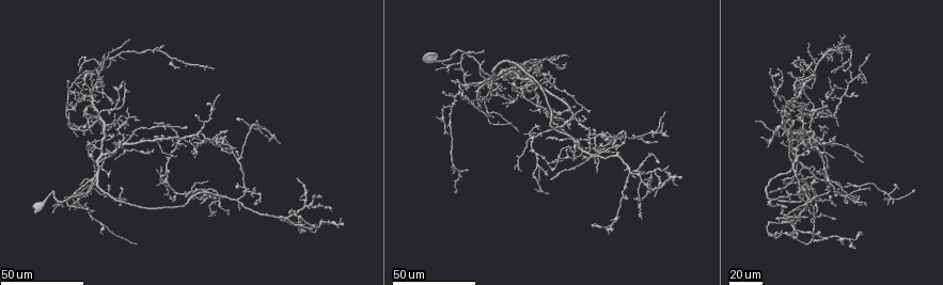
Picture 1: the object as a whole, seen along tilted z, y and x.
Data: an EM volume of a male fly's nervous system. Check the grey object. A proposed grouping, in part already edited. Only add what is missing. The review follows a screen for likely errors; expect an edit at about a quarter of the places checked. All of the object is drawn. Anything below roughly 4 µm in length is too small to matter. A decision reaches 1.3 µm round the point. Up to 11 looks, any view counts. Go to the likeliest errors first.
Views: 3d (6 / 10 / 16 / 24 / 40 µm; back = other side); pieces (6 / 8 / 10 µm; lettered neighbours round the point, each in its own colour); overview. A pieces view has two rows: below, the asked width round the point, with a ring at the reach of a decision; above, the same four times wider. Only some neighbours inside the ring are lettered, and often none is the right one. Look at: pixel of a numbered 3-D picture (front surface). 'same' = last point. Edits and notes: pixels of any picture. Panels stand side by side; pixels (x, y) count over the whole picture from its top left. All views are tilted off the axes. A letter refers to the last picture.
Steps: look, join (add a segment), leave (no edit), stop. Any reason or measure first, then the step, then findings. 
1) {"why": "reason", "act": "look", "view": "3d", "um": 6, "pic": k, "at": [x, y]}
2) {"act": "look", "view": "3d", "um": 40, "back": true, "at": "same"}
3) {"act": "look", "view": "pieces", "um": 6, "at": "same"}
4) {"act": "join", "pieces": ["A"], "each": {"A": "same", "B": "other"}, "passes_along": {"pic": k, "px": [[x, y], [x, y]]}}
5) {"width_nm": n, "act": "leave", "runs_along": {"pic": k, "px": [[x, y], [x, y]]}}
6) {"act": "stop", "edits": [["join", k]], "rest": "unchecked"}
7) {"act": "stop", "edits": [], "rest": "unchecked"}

{"why": "free end", "act": "look", "view": "3d", "um": 40, "pic": 1, "at": [198, 136]}

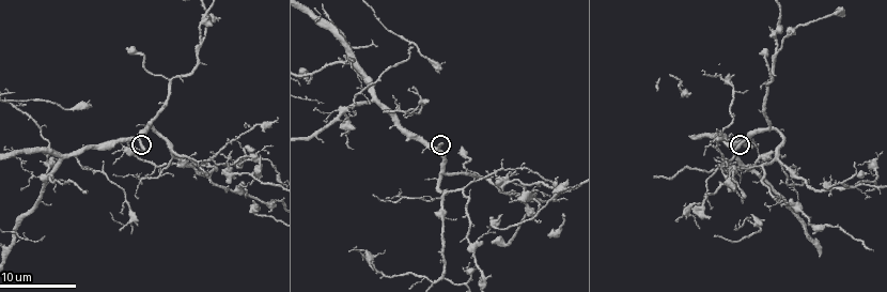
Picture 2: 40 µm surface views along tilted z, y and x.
{"act": "look", "view": "pieces", "um": 6, "pic": 2, "at": [736, 147]}

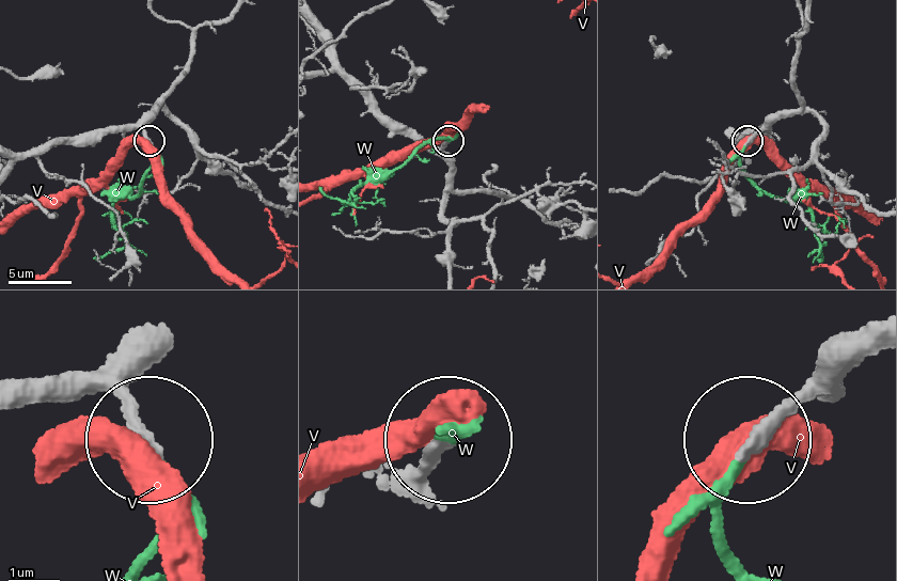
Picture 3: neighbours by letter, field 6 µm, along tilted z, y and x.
{"act": "join", "pieces": ["W"], "each": {"V": "other", "W": "same"}, "found": "it goes on there"}

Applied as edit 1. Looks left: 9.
{"act": "look", "view": "overview"}

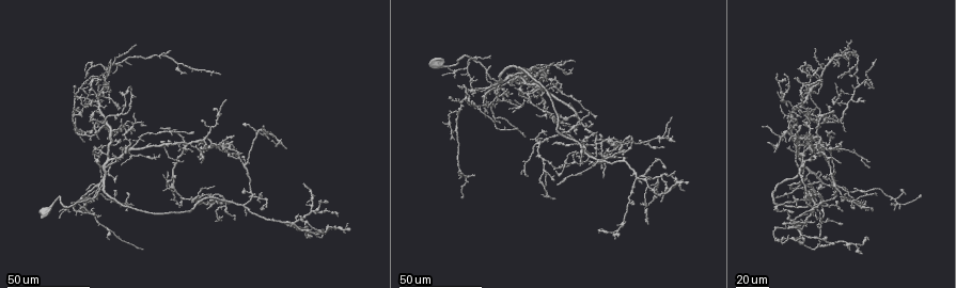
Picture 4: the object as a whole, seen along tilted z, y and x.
{"why": "end of a long branch", "act": "look", "view": "3d", "um": 40, "pic": 4, "at": [557, 93]}

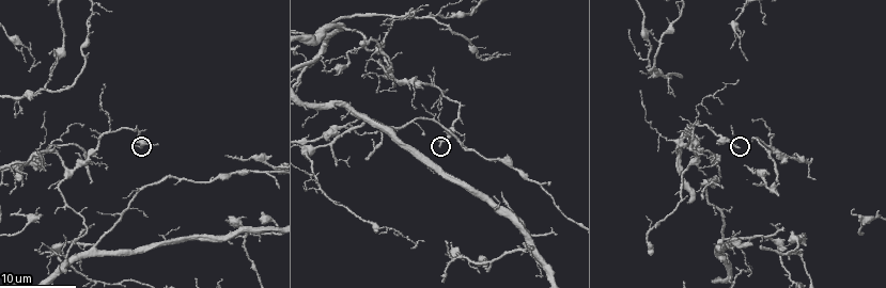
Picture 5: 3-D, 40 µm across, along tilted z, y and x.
{"act": "look", "view": "pieces", "um": 6, "pic": 5, "at": [441, 146]}

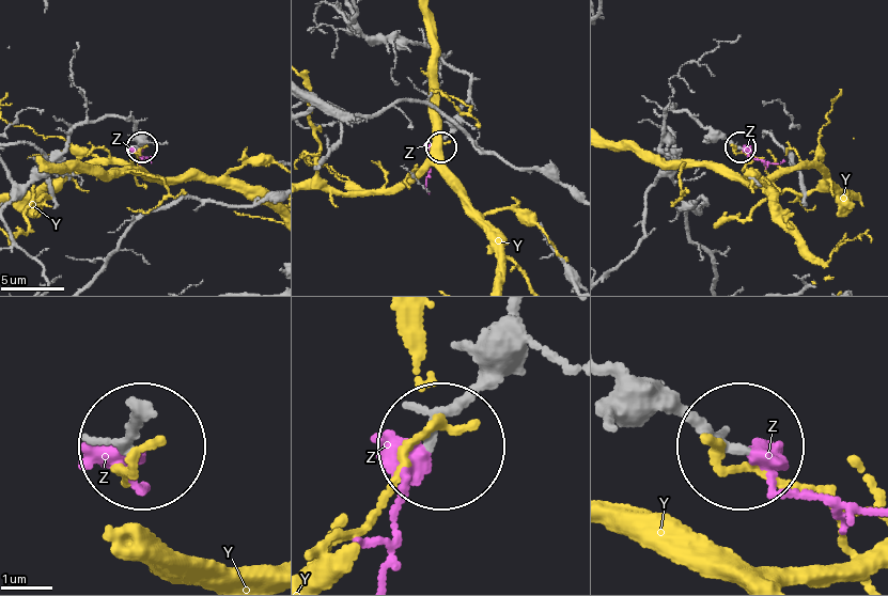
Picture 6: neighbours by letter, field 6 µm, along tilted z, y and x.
{"act": "join", "pieces": ["Z"], "each": {"Y": "other", "Z": "same"}, "passes_along": {"pic": 6, "px": [[618, 372], [789, 482], [872, 511]]}, "found": "it goes on there"}

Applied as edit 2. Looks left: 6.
{"act": "look", "view": "overview"}

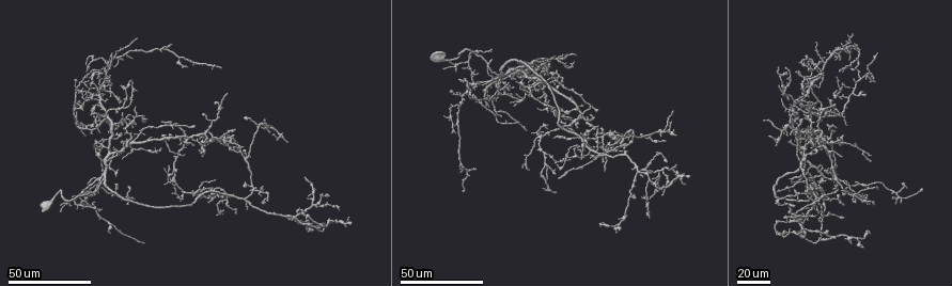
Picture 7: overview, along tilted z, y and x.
{"why": "an open end", "act": "look", "view": "3d", "um": 24, "pic": 7, "at": [872, 156]}

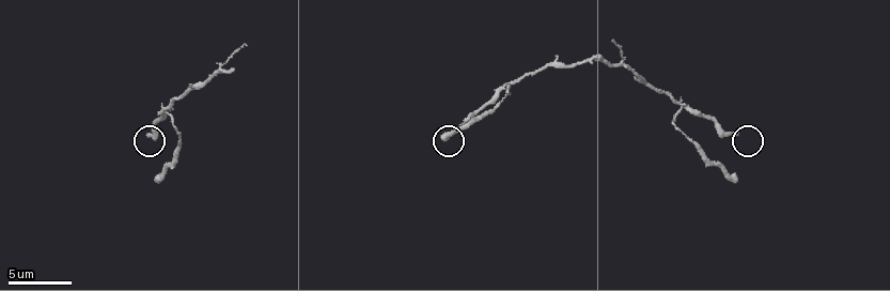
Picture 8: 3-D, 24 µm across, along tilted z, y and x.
{"why": "what lies round it", "act": "look", "view": "pieces", "um": 6, "pic": 8, "at": [737, 134]}

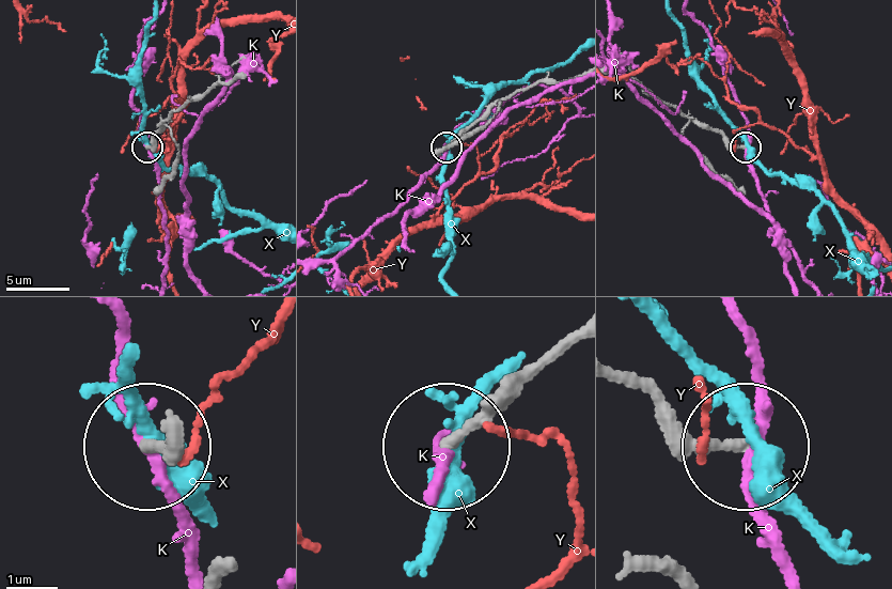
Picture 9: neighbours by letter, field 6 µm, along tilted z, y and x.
{"width_nm": 190, "act": "leave", "each": {"K": "other", "X": "other", "Y": "other"}, "runs_along": {"pic": 9, "px": [[234, 78], [214, 82], [171, 111], [149, 146]]}, "found": "none of them fits"}

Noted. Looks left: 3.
{"why": "end of a long branch", "act": "look", "view": "3d", "um": 24, "pic": 7, "at": [922, 191]}

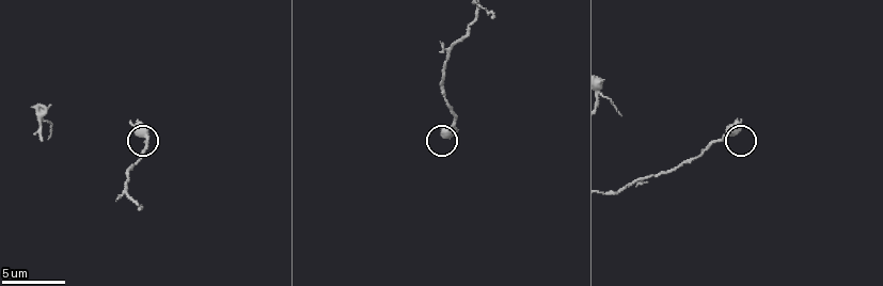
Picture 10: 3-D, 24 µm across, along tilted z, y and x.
{"act": "look", "view": "pieces", "um": 10, "pic": 10, "at": [737, 122]}

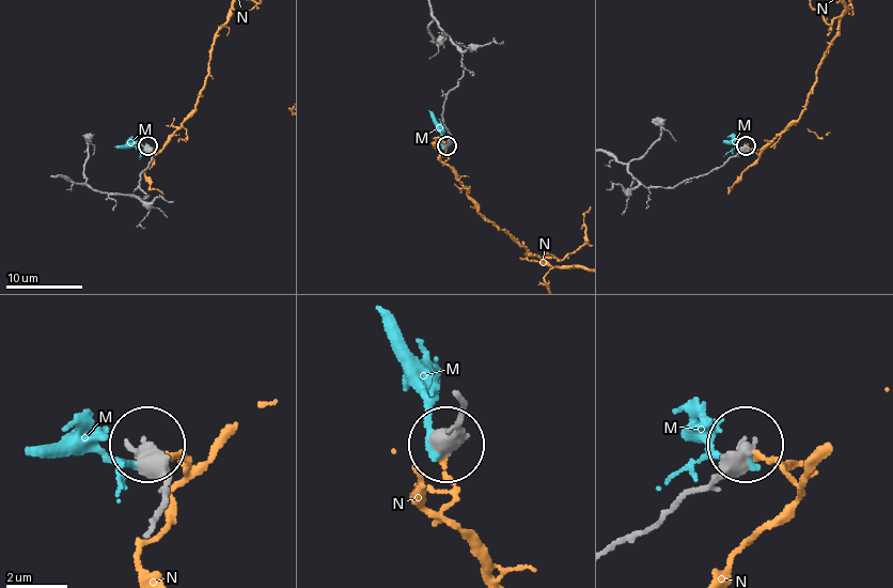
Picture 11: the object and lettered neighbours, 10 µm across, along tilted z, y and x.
{"act": "leave", "each": {"M": "other", "N": "other"}, "runs_along": {"pic": 11, "px": [[637, 179], [648, 187], [680, 184], [721, 166], [743, 145]]}, "found": "no lettered segment goes on from it"}

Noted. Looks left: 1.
{"act": "stop", "edits": [["join", 3], ["join", 6]], "rest": "unchecked"}

